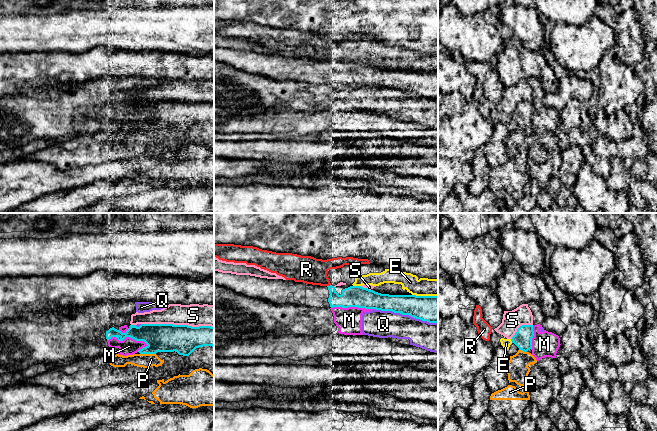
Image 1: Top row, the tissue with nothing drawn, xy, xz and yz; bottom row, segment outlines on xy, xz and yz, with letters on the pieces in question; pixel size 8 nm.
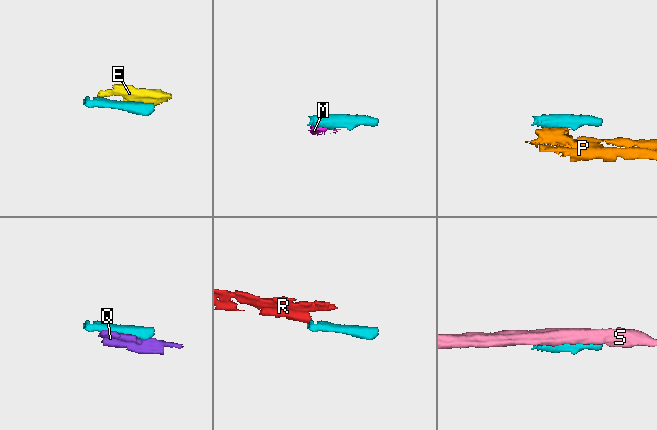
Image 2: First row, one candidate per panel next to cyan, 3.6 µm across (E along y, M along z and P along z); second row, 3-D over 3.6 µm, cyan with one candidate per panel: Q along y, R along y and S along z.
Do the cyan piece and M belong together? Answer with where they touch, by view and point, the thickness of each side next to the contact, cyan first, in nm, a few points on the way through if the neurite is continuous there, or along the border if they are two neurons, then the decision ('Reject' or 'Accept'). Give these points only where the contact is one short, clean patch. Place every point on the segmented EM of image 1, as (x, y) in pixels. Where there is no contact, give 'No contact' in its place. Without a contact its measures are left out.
Touches cyan at xy (128, 336). Thickness 220 nm (cyan) against 140 nm. Boundary: xy (107, 339), (131, 337), (148, 345). Reject

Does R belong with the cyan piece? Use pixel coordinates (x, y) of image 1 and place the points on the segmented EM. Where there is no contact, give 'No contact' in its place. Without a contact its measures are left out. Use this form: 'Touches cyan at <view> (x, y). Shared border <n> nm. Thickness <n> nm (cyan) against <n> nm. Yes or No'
Touches cyan at xz (328, 286). Shared border 40 nm. Thickness 180 nm (cyan) against 220 nm. No

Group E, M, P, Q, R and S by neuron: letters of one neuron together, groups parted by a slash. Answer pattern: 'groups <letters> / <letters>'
groups E R / M Q / P / S

